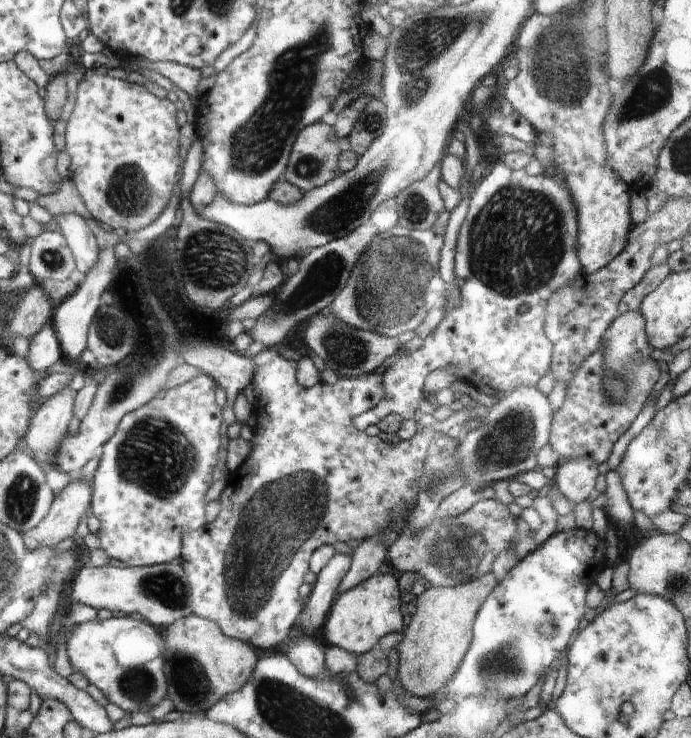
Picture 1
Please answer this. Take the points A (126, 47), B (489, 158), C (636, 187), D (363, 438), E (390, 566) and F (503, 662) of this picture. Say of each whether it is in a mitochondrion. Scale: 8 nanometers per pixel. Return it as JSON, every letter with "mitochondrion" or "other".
{"A":"other","B":"other","C":"other","D":"other","E":"other","F":"mitochondrion"}

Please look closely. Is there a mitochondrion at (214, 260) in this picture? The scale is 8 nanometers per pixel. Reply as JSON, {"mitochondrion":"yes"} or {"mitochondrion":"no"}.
{"mitochondrion":"yes"}

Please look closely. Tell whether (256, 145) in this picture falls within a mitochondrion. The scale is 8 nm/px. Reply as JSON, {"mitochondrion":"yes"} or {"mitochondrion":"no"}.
{"mitochondrion":"yes"}

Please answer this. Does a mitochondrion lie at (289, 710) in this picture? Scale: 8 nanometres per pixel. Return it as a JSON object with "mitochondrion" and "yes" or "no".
{"mitochondrion":"yes"}

